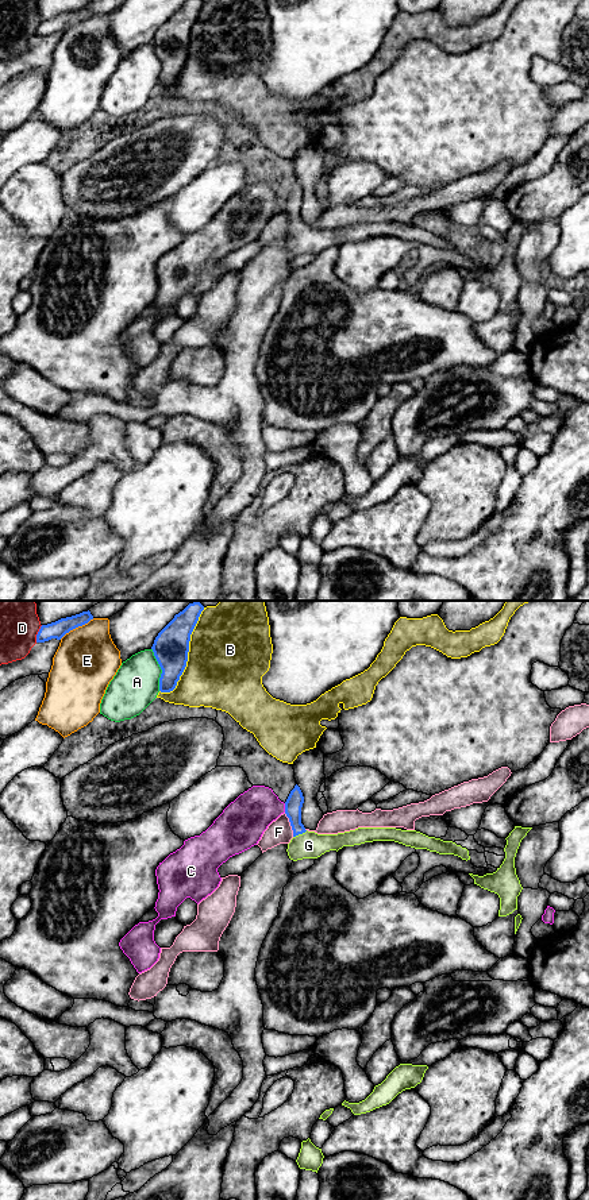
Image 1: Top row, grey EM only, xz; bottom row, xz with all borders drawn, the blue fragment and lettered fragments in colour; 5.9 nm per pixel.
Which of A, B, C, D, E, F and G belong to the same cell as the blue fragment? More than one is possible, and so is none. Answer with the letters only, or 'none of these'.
G

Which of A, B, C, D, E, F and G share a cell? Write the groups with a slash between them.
A / B / C / D / E / F / G

